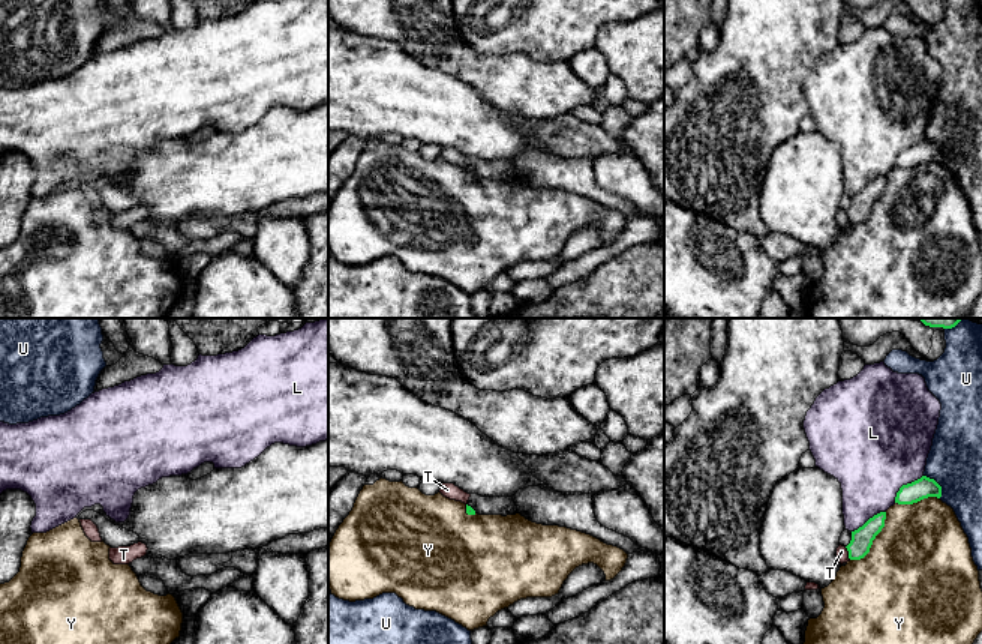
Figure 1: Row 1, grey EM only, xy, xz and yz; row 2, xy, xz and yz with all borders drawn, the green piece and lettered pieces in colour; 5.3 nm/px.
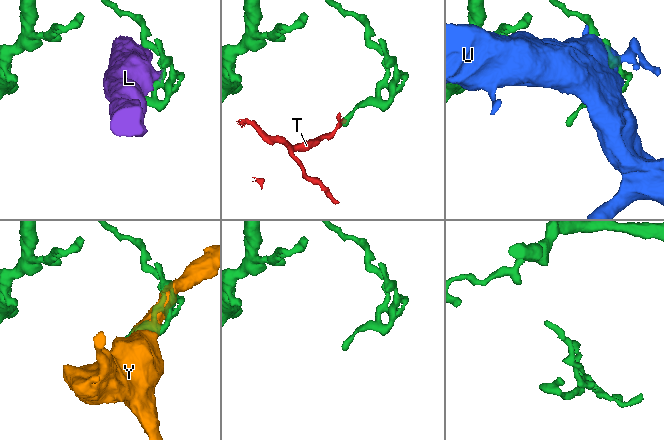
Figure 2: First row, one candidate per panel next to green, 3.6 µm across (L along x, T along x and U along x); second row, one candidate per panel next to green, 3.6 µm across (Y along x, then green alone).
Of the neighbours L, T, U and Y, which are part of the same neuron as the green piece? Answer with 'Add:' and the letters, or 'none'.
Add: none

